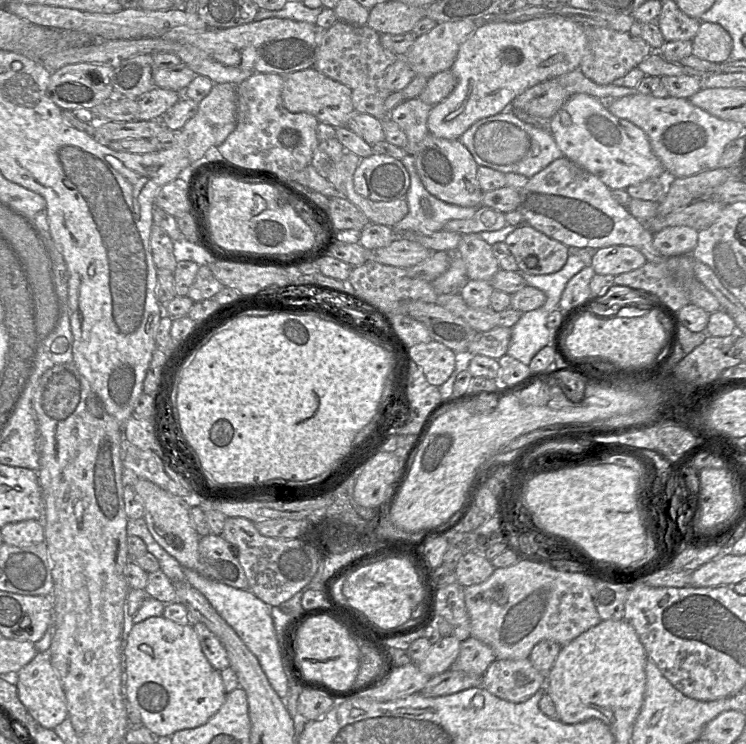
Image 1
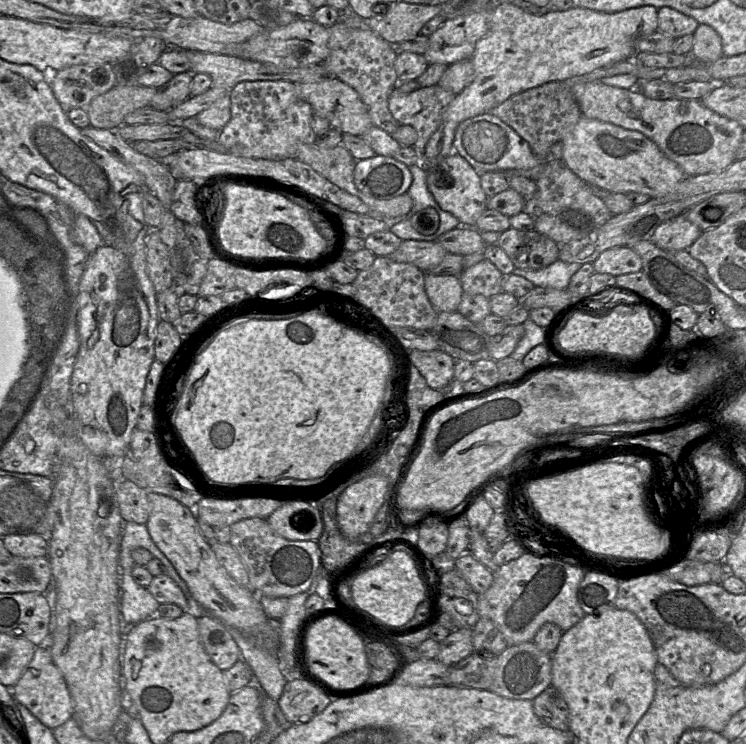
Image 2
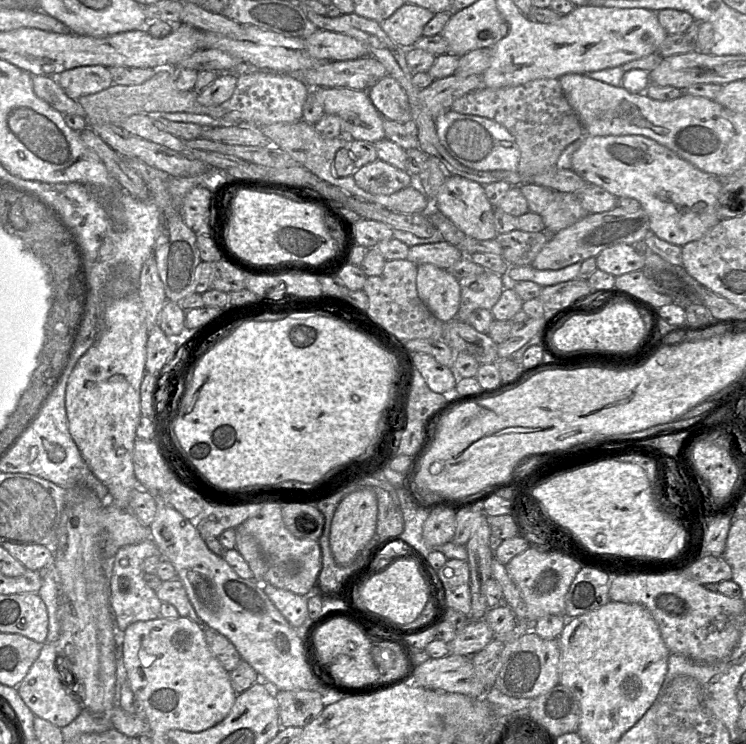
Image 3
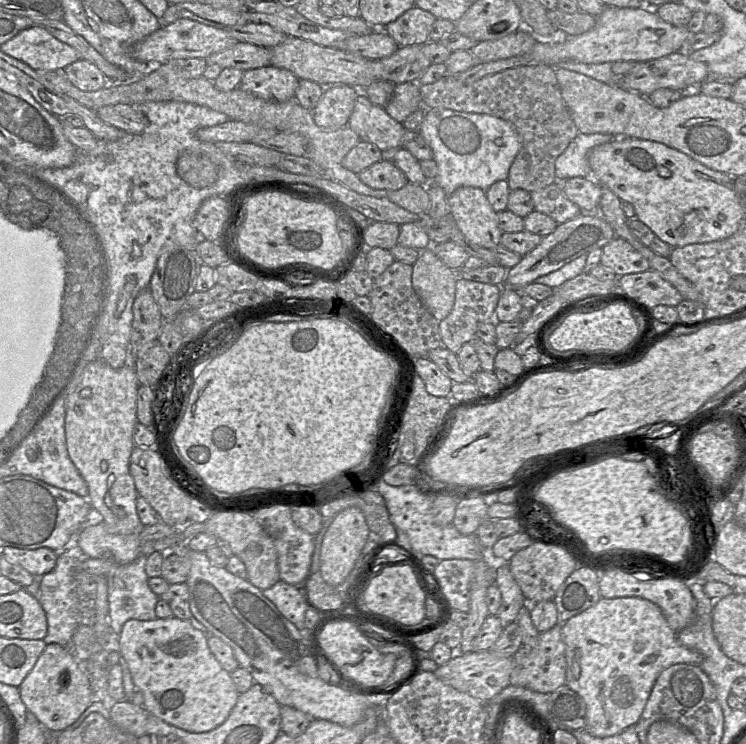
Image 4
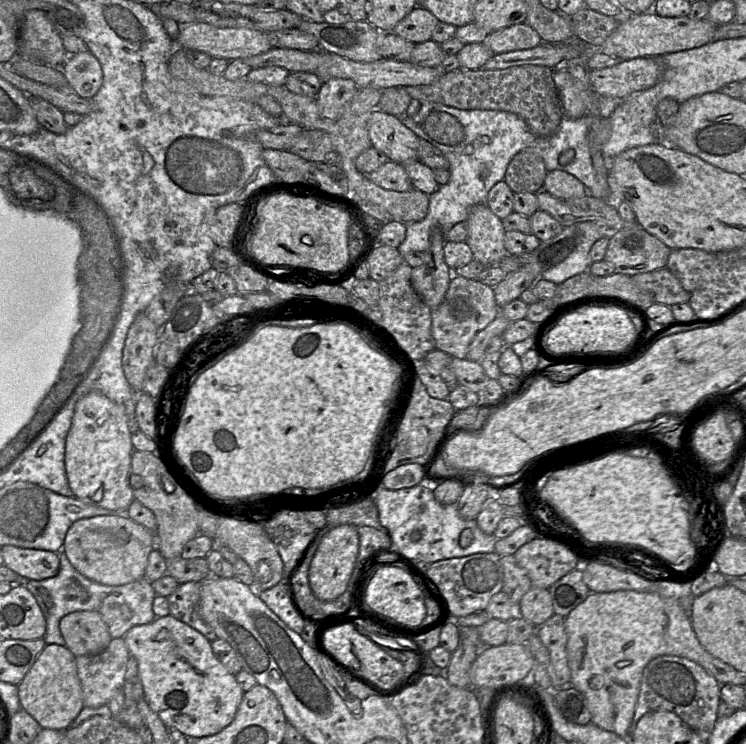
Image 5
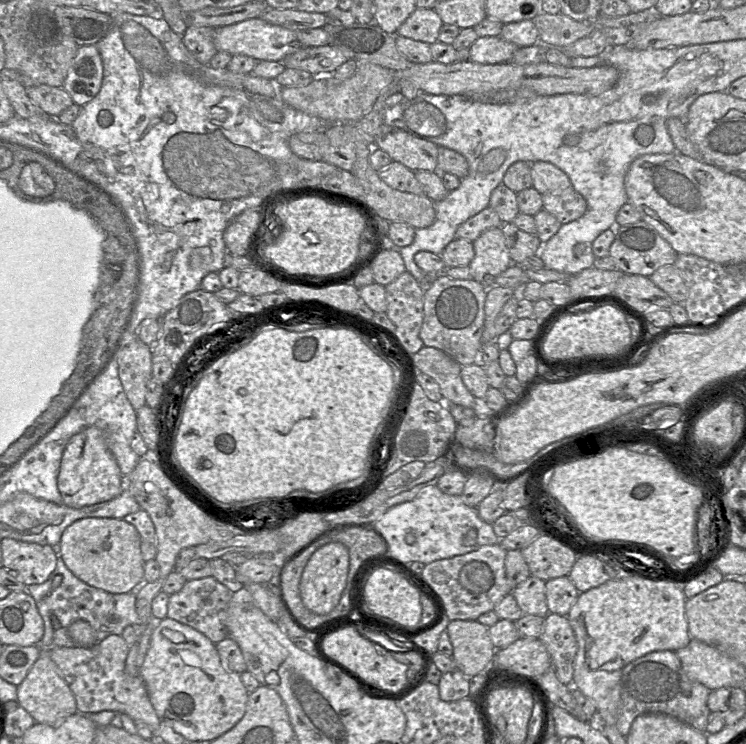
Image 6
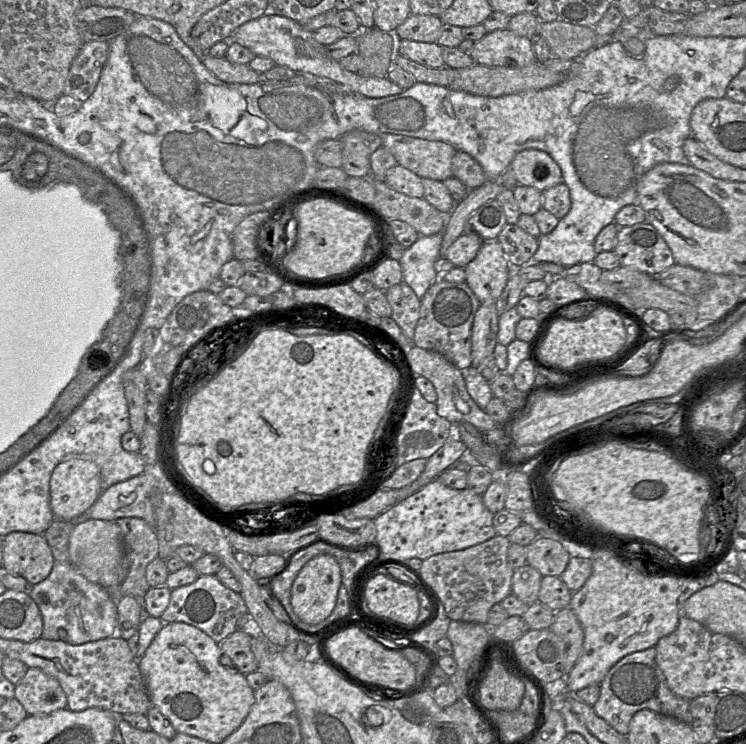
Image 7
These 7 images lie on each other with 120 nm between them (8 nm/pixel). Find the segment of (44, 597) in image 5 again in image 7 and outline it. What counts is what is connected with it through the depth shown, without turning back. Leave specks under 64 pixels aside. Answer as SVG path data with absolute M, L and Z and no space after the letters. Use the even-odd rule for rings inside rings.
M55 561L49 576L38 584L33 585L29 596L38 606L43 622L41 638L47 640L59 640L58 630L66 630L66 642L71 645L81 645L84 643L98 641L113 637L117 632L118 611L117 604L112 599L109 592L98 584L88 581L78 573L71 564ZM41 595L48 596L48 602L41 599Z

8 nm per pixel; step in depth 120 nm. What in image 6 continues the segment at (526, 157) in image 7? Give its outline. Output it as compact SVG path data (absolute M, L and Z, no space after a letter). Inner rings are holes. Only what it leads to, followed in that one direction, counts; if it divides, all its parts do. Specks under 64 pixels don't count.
M545 161L531 163L533 188L541 195L557 193L572 187L566 173L557 166Z

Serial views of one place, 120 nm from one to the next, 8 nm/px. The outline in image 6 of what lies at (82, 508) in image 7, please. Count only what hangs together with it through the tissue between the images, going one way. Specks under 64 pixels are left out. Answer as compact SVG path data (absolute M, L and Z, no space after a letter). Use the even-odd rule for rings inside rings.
M90 426L70 439L62 456L57 486L63 504L76 509L109 501L122 493L125 477L109 450L105 433L101 429Z

